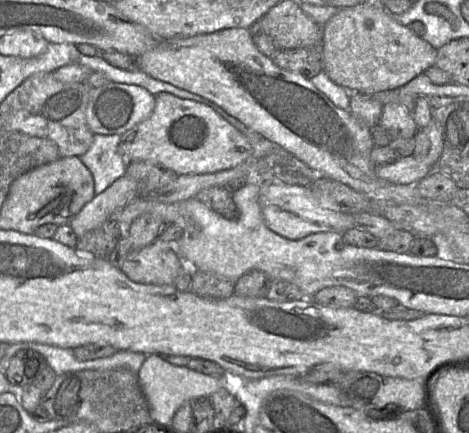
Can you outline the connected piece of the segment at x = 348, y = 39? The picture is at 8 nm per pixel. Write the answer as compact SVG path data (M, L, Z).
M359 4L339 9L322 26L323 69L348 91L375 94L396 90L435 65L438 49L395 20L381 5Z

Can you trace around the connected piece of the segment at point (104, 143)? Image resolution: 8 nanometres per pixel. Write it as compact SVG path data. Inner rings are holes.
M96 134L88 151L79 157L94 179L95 194L127 174L127 162L119 154L119 135Z

